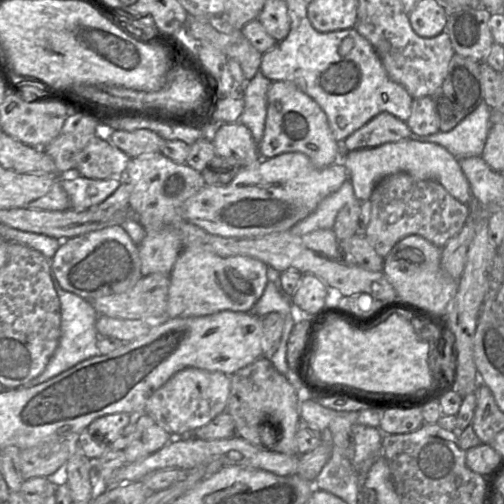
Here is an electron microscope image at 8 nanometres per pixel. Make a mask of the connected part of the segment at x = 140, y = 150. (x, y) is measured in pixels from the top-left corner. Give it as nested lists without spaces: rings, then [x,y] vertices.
[[[147,129],[114,130],[111,135],[112,144],[131,159],[144,154],[160,153],[164,141],[159,135]]]

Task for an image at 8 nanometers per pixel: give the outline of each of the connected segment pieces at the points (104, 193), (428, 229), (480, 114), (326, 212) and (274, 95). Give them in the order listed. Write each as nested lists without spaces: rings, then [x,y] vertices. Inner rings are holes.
[[[74,172],[61,178],[60,184],[70,198],[71,209],[83,212],[105,201],[123,181],[123,177],[89,179]]]
[[[399,172],[382,179],[370,197],[371,216],[366,238],[379,256],[385,258],[397,242],[409,235],[419,235],[443,248],[465,225],[470,209],[452,197],[436,181],[418,180]]]
[[[482,101],[469,115],[448,132],[438,131],[428,136],[410,134],[409,139],[430,142],[444,147],[457,159],[481,157],[489,130],[492,109]]]
[[[349,178],[334,193],[323,199],[317,208],[289,231],[294,235],[305,235],[316,230],[332,229],[340,209],[356,199]]]
[[[275,81],[267,92],[267,113],[262,140],[259,144],[260,158],[272,158],[282,153],[301,152],[317,168],[326,168],[339,159],[338,142],[330,130],[328,119],[323,109],[310,96],[289,81]]]

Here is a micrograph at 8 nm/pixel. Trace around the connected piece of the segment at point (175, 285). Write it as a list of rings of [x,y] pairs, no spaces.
[[[184,248],[170,273],[167,318],[197,317],[224,310],[249,312],[262,296],[268,266],[248,256],[221,257],[198,248]]]

